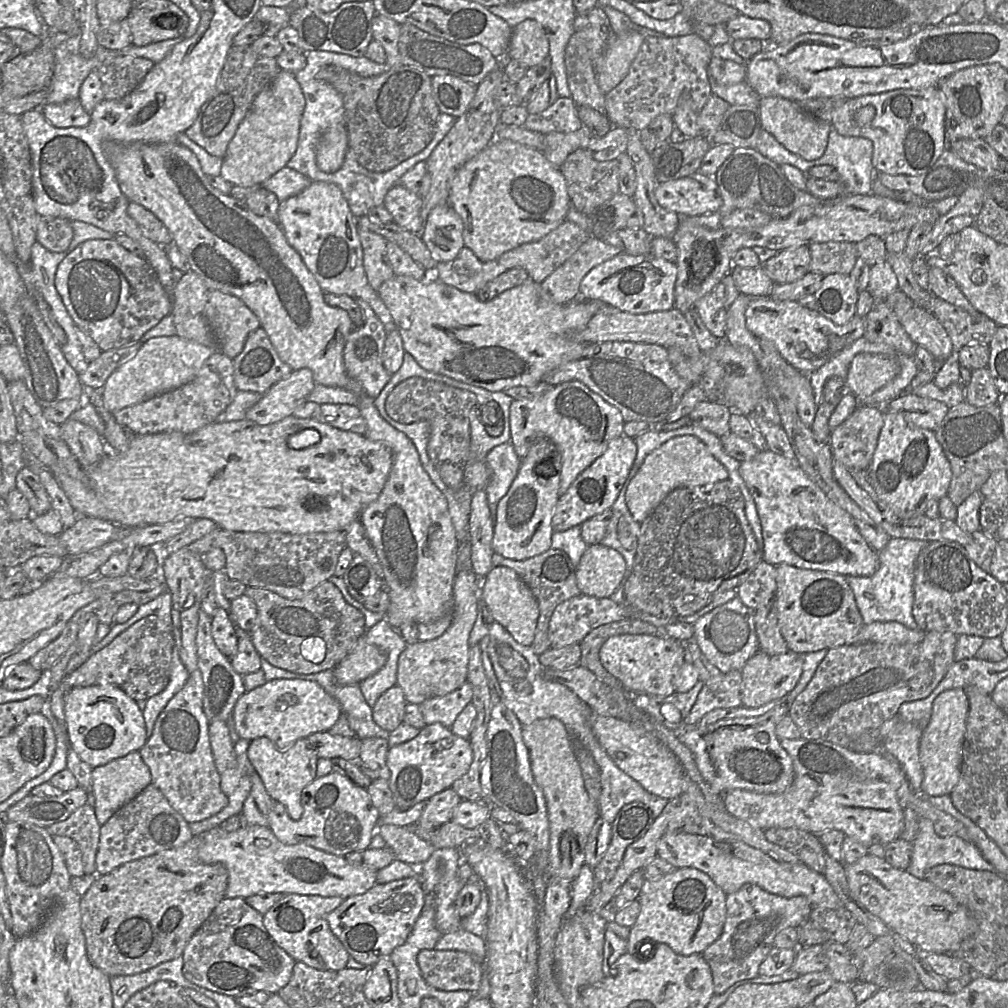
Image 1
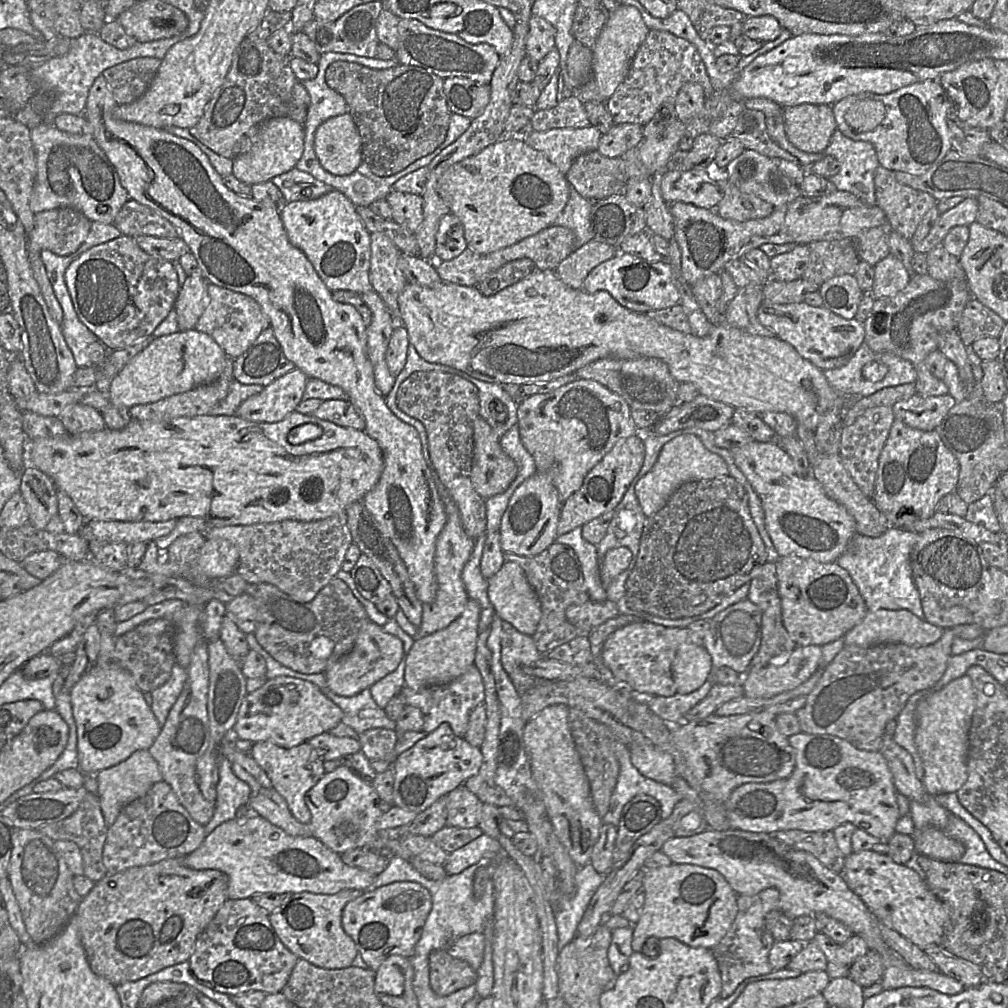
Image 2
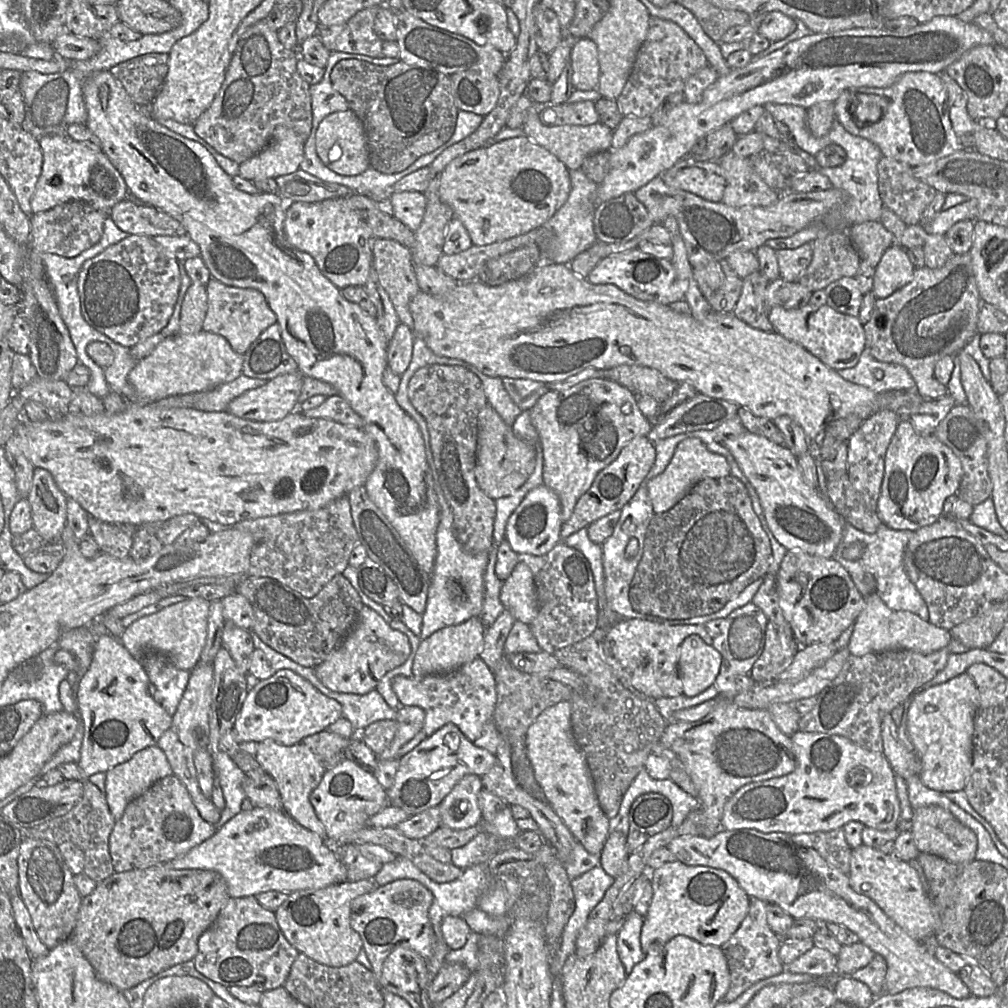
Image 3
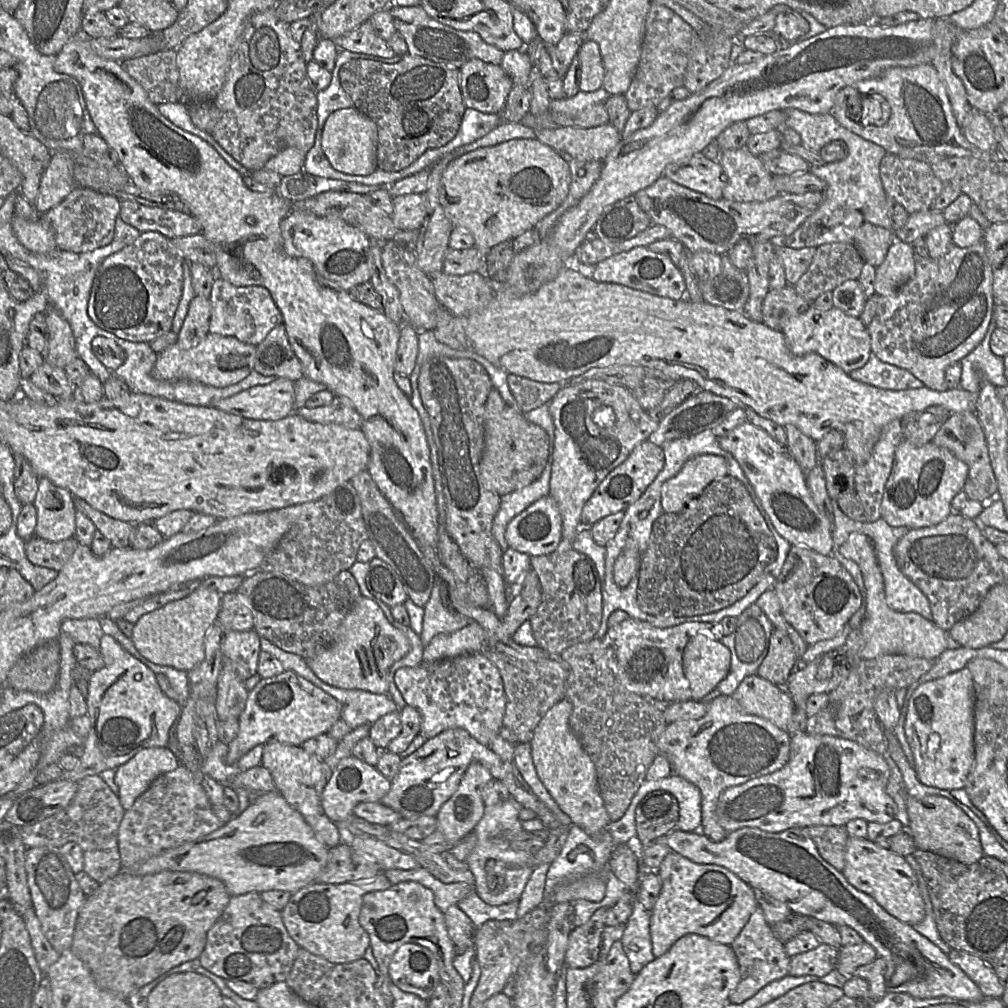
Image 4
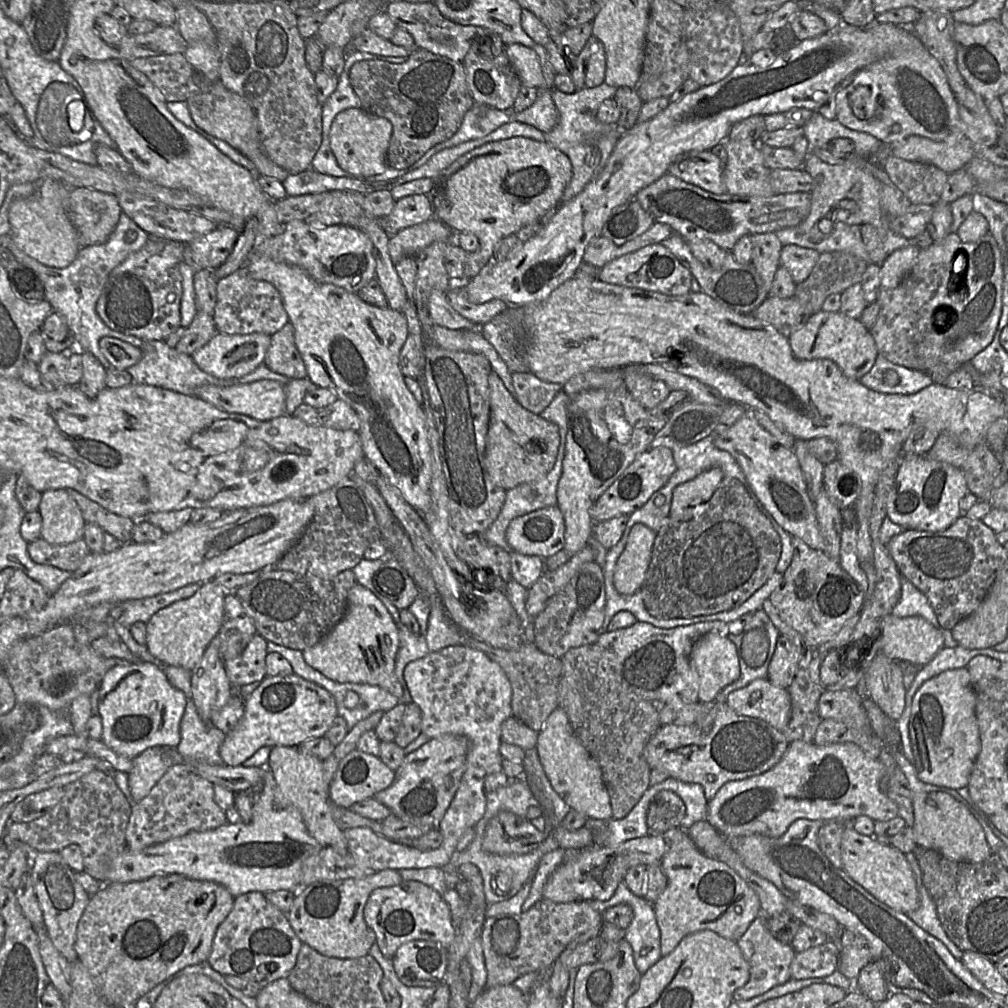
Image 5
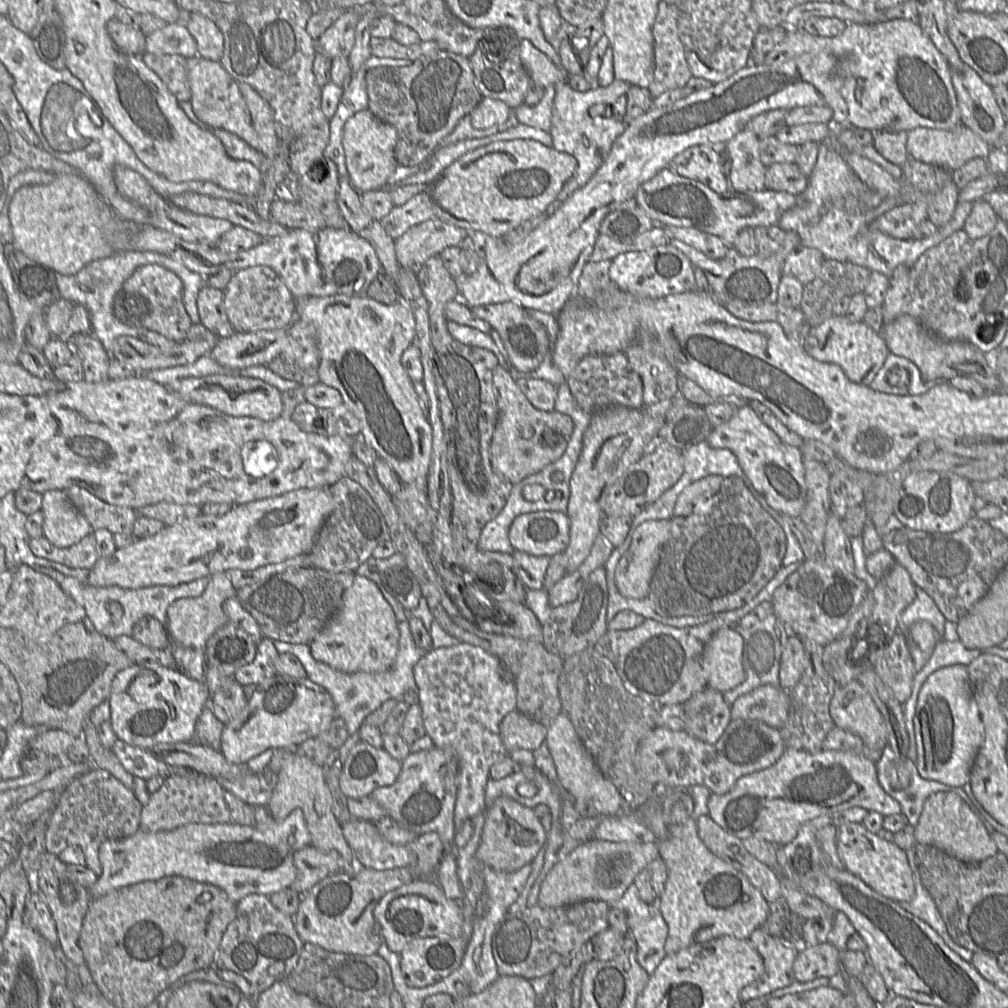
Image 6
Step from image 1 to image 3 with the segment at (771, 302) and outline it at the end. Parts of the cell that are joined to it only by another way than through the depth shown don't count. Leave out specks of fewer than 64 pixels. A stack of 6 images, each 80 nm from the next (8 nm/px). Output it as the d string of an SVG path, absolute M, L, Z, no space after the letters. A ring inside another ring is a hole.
M807 304L798 309L774 306L767 312L767 318L775 332L799 344L826 366L835 370L854 367L865 349L863 325L858 318L839 313L828 305Z

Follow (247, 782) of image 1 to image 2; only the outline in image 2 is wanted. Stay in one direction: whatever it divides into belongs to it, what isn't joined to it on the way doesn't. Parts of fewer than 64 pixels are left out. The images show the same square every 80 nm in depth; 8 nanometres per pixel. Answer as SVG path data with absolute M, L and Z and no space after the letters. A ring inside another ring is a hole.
M218 757L219 782L217 798L212 818L204 825L205 831L210 833L220 824L234 819L238 808L249 803L250 786L234 773L228 758Z

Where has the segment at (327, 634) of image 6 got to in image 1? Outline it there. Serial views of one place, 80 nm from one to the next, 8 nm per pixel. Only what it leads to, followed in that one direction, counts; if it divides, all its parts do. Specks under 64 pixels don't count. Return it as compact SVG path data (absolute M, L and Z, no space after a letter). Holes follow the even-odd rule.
M365 633L352 651L334 669L334 678L342 686L359 685L386 664L388 655L377 646L366 642Z

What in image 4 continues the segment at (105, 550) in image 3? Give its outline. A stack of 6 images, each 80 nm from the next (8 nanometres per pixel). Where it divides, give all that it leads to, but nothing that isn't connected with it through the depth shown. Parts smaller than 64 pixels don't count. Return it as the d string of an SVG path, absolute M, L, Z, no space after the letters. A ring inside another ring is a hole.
M73 497L73 501L76 510L81 511L93 522L97 531L111 542L113 548L131 547L131 535L135 525L111 518L78 497Z

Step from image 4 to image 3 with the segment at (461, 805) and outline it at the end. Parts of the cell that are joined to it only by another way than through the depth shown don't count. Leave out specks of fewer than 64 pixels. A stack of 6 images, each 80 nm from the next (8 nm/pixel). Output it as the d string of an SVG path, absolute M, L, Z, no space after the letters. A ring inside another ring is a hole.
M465 775L438 806L441 825L454 830L464 830L479 825L482 820L479 804L481 789L481 776Z

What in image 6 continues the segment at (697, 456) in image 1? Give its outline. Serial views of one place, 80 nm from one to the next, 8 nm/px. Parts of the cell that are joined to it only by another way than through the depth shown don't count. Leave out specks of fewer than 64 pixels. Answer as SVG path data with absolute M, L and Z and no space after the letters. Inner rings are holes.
M708 475L688 485L678 496L673 515L675 517L696 515L702 504L713 500L718 494L723 479L720 475Z

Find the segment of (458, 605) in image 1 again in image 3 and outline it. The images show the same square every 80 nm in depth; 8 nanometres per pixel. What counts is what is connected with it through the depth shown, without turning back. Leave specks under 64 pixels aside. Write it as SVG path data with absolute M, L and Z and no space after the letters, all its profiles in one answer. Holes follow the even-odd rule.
M473 616L463 623L442 628L428 638L421 640L412 664L412 677L422 678L433 674L446 674L479 656L486 626L479 616Z

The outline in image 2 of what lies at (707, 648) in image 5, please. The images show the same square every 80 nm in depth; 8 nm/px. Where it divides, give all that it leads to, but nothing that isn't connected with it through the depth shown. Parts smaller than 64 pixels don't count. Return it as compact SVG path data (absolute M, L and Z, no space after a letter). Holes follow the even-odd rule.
M683 645L673 661L672 673L677 693L689 694L710 677L712 659L703 645Z

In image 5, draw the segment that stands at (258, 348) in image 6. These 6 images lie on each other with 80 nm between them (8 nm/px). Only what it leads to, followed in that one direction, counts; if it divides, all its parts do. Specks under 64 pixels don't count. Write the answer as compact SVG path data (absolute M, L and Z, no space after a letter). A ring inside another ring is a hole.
M218 332L191 357L201 370L216 378L239 378L249 374L264 363L270 342L271 335L263 333L221 334Z

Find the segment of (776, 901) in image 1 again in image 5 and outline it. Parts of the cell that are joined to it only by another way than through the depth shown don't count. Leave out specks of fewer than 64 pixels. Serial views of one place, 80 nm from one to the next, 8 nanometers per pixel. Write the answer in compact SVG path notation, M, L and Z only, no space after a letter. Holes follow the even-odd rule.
M758 915L736 942L749 965L750 976L746 984L734 991L733 1001L749 1000L791 979L790 965L796 952L790 944L777 940L770 933L765 915Z

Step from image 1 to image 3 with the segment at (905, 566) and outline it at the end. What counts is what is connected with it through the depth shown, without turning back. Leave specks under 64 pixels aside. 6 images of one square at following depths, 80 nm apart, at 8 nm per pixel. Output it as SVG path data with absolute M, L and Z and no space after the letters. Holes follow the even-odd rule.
M844 522L841 539L832 555L832 559L842 565L848 572L856 588L863 597L868 596L868 585L865 575L871 574L875 580L875 591L882 601L892 610L909 611L928 621L928 609L920 593L910 581L904 568L904 552L908 540L912 536L911 530L896 530L881 523L875 533L868 534L856 529L848 522ZM859 542L863 546L863 554L858 560L847 560L842 552L849 544Z

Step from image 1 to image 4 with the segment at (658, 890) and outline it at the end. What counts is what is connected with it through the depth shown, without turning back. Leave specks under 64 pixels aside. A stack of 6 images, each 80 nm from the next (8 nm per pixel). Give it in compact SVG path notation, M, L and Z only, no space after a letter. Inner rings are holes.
M670 851L656 871L661 879L661 890L650 916L650 936L655 957L664 954L686 934L698 934L730 945L758 906L756 891L723 866L698 864Z

